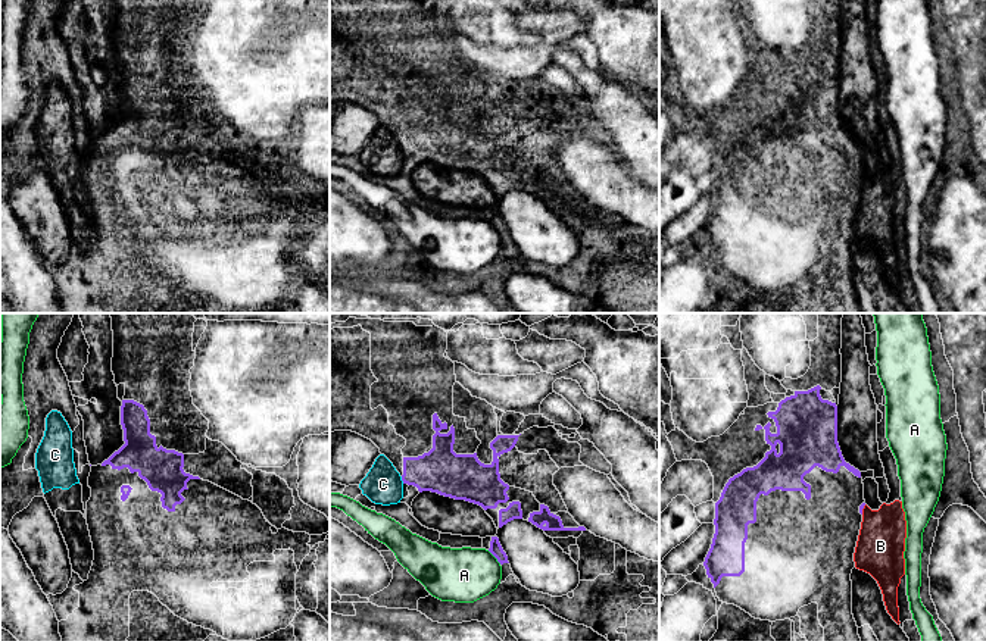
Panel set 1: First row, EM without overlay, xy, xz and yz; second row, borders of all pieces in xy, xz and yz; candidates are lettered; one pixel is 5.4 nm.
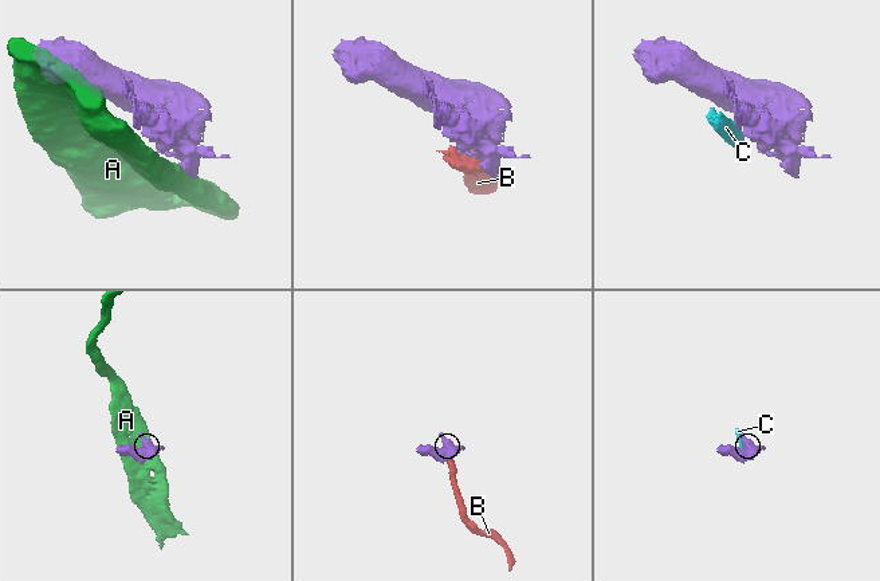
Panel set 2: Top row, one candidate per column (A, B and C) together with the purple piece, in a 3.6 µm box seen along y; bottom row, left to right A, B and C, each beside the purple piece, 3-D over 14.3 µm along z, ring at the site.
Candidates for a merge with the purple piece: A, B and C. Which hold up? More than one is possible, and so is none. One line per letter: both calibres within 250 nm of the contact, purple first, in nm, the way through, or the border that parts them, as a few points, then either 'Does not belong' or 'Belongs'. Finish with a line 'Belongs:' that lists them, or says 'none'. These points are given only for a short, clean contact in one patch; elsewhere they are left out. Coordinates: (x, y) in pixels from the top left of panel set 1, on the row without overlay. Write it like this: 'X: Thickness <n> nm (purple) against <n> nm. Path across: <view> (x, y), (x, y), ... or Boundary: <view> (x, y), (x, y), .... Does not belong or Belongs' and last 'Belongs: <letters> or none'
A: Thickness 70 nm (purple) against 300 nm. Boundary: xz (487, 221), (501, 234). Does not belong
B: Thickness 20 nm (purple) against 260 nm. Boundary: yz (866, 175), (861, 184). Does not belong
C: Thickness 240 nm (purple) against 220 nm. Does not belong
Belongs: none

